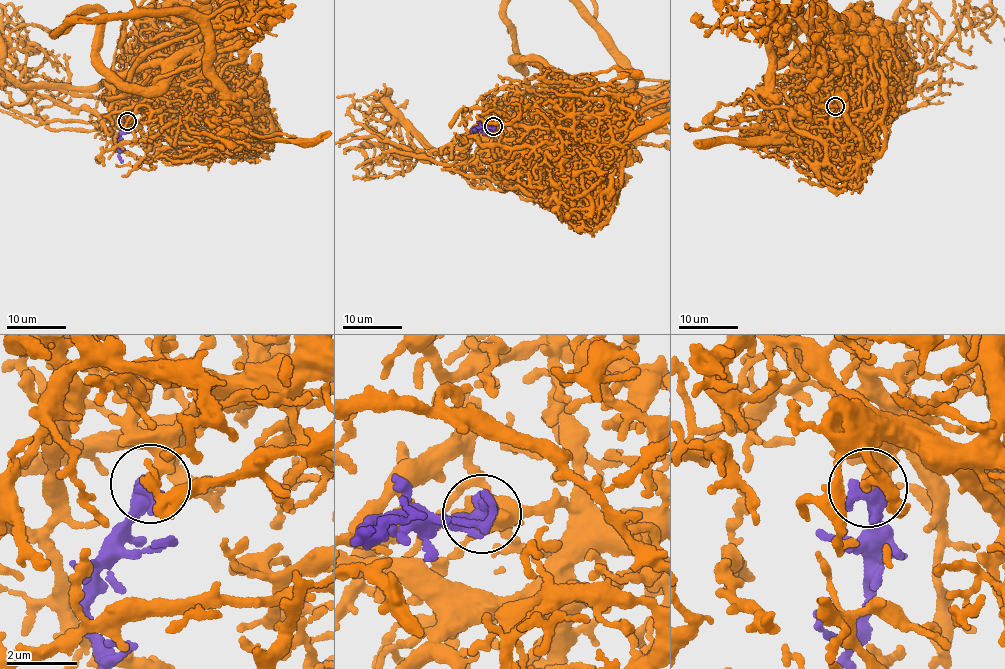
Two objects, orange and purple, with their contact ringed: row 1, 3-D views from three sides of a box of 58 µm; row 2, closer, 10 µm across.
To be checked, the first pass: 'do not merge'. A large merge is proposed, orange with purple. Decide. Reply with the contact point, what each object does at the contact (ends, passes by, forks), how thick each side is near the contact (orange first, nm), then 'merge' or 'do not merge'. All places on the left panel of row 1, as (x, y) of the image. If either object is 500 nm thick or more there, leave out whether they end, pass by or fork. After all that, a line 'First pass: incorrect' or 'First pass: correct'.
at (127, 121); 360 nm thick on the orange side, 600 nm on the other; merge
First pass: incorrect

